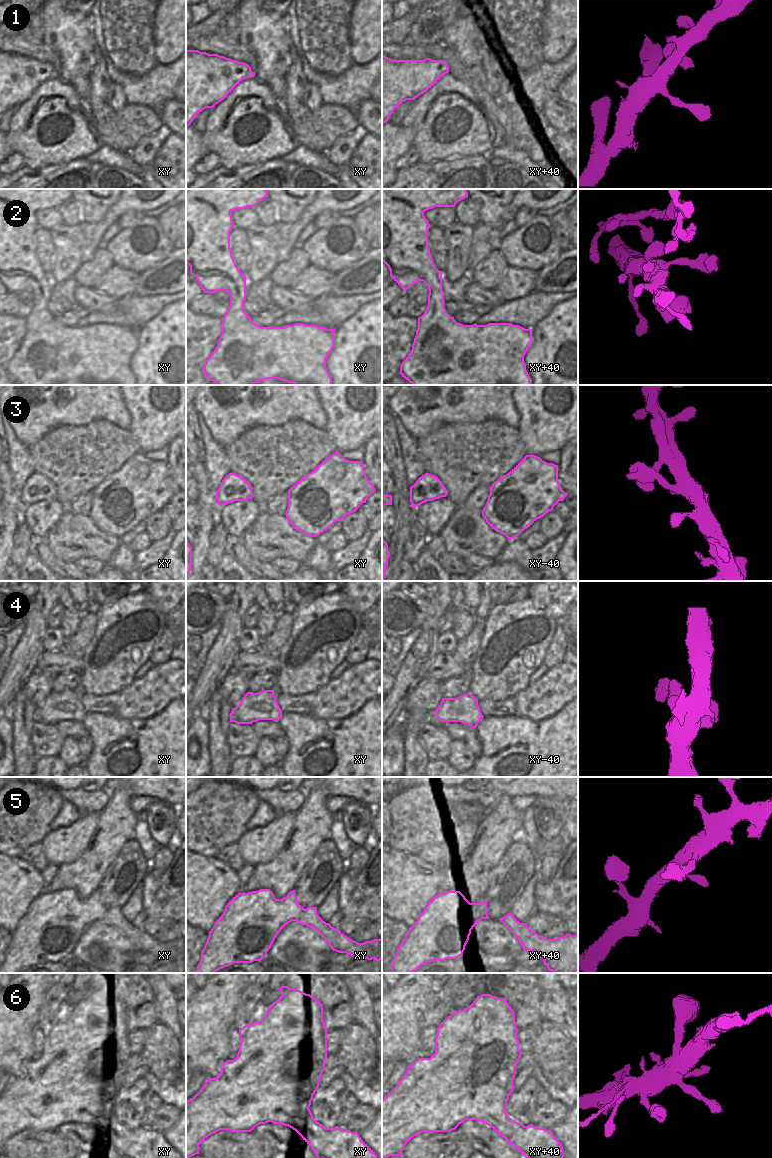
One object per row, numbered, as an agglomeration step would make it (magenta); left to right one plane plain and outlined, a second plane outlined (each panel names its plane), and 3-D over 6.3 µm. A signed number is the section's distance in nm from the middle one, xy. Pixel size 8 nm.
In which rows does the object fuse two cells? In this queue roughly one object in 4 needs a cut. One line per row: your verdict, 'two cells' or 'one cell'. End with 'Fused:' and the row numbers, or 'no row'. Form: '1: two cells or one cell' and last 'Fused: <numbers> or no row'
1: one cell
2: one cell
3: one cell
4: one cell
5: one cell
6: one cell
Fused: no row

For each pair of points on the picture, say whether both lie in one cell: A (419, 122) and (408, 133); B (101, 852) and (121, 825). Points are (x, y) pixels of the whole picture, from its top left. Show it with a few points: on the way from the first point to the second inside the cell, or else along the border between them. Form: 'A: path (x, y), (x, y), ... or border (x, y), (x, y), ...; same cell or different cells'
A: border (400, 124), (414, 131), (412, 147); different cells
B: path (105, 845), (114, 832); same cell

